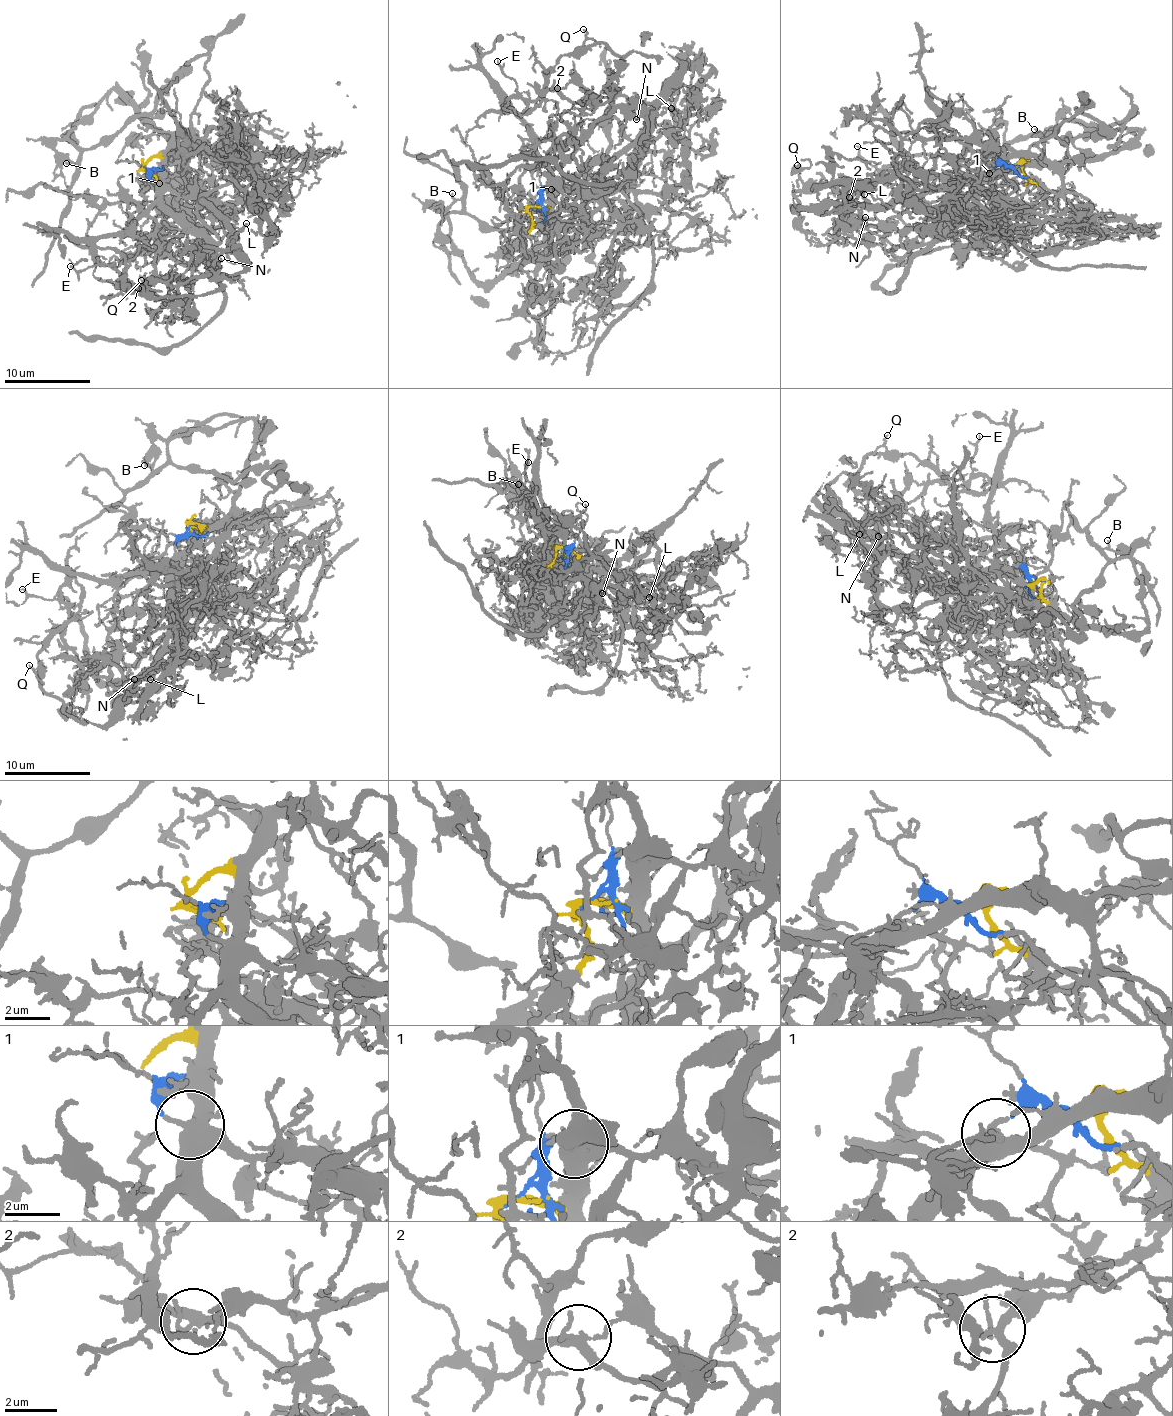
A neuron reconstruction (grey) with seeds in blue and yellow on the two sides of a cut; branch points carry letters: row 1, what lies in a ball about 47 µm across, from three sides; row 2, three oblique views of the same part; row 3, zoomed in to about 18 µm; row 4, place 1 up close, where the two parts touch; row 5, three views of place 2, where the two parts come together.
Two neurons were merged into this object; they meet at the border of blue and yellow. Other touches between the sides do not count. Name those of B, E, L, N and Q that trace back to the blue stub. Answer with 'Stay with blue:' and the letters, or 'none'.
Stay with blue: L, N, Q

